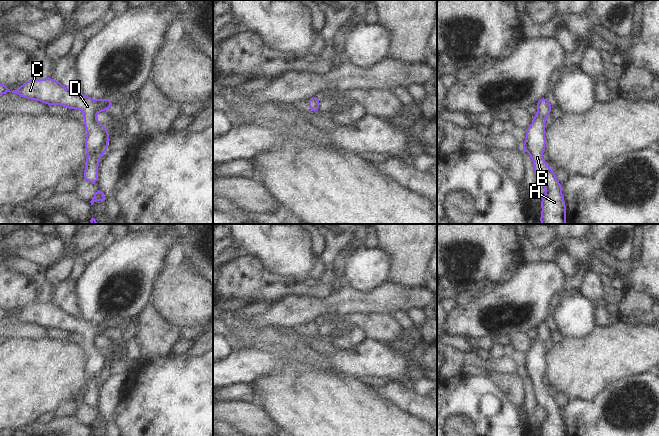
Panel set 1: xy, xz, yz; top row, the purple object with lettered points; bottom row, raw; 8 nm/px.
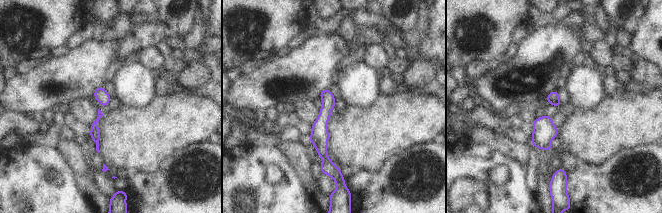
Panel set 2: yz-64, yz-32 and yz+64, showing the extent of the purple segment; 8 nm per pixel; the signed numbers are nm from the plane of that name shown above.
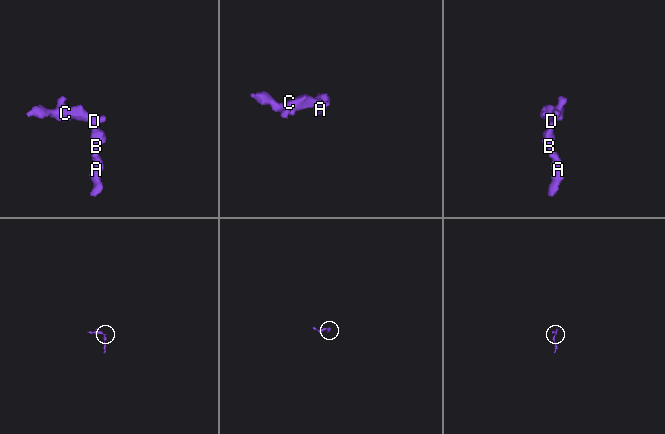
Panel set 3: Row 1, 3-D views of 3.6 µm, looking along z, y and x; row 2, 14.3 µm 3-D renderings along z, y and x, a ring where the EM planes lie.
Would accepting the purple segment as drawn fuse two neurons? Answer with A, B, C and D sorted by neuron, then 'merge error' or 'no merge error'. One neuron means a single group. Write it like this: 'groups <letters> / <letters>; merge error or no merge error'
groups A B C D; no merge error

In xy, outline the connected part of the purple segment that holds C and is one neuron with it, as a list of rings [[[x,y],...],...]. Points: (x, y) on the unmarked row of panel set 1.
[[[31,303],[17,314],[10,315],[0,307],[0,319],[12,316],[22,321],[38,324],[48,329],[59,328],[69,333],[80,333],[85,338],[83,347],[87,358],[85,371],[87,375],[84,404],[98,406],[98,385],[107,375],[109,366],[108,353],[103,351],[94,340],[96,337],[112,331],[111,323],[95,324],[84,318],[76,317],[64,311],[58,305],[48,303]]]

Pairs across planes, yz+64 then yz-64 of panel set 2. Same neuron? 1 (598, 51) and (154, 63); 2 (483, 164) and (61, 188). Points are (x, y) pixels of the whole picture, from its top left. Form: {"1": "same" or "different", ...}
{"1": "same", "2": "same"}

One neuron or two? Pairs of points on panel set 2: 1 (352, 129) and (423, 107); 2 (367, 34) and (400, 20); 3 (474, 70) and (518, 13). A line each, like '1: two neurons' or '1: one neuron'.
1: one neuron
2: one neuron
3: two neurons

